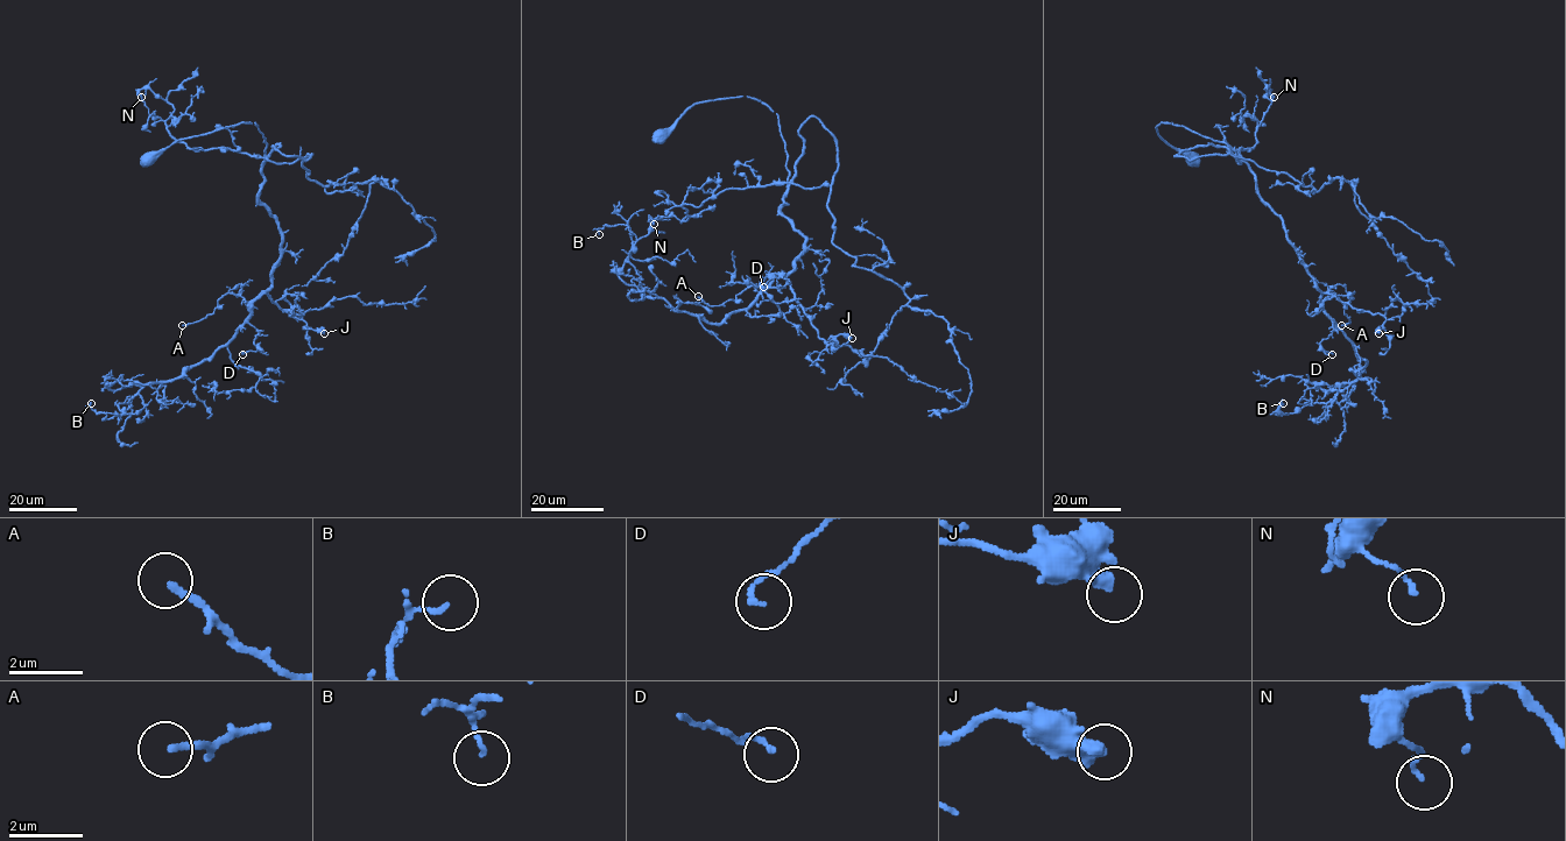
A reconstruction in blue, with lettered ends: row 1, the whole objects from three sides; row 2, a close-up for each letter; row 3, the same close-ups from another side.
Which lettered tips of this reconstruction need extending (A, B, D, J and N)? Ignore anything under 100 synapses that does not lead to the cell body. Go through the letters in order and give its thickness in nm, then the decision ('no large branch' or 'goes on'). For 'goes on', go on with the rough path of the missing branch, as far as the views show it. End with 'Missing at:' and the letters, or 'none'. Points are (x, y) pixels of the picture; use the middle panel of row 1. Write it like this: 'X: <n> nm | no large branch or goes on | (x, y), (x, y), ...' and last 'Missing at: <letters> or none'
A: 200 nm | no large branch
B: 70 nm | no large branch
D: 130 nm | no large branch
J: 360 nm | no large branch
N: 120 nm | no large branch
Missing at: none

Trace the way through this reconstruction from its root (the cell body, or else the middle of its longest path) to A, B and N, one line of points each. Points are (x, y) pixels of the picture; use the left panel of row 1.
A: (148, 160), (240, 122), (267, 143), (259, 200), (281, 235), (272, 285), (249, 302), (227, 292), (182, 325)
B: (148, 160), (255, 122), (259, 200), (281, 255), (212, 355), (145, 384), (118, 405), (125, 414), (91, 403)
N: (148, 160), (240, 122), (267, 143), (266, 158), (190, 149), (168, 132), (174, 106), (148, 87), (141, 97)

